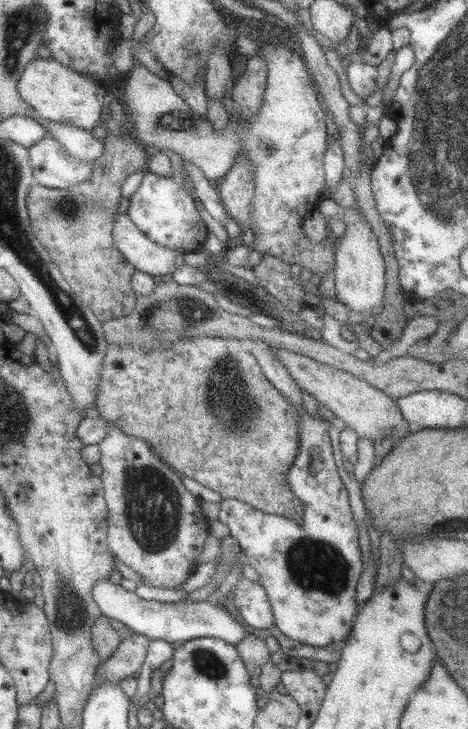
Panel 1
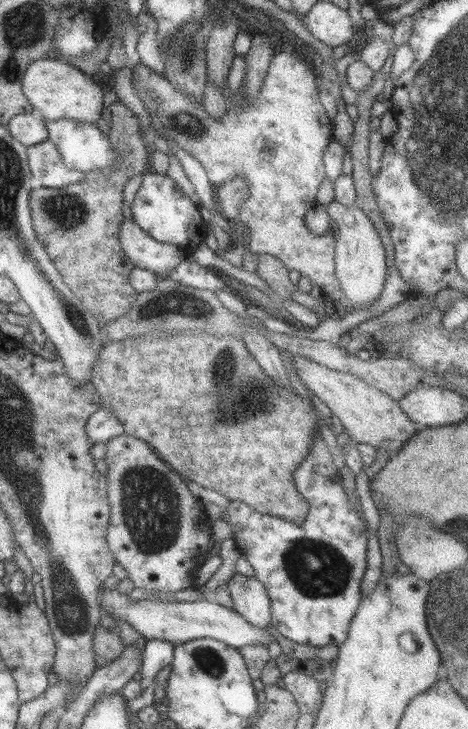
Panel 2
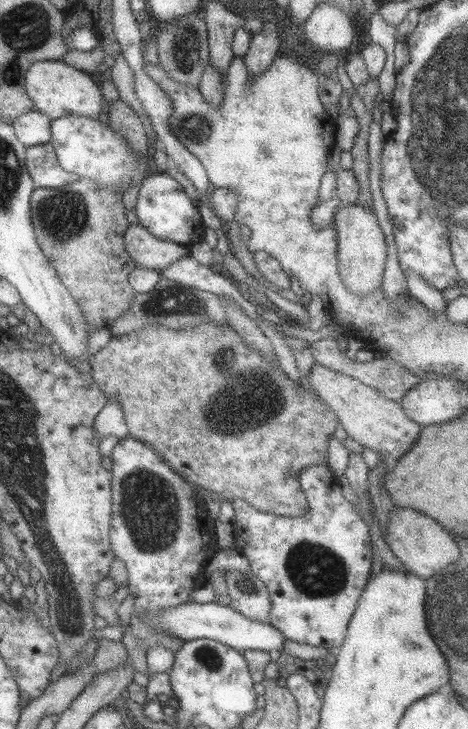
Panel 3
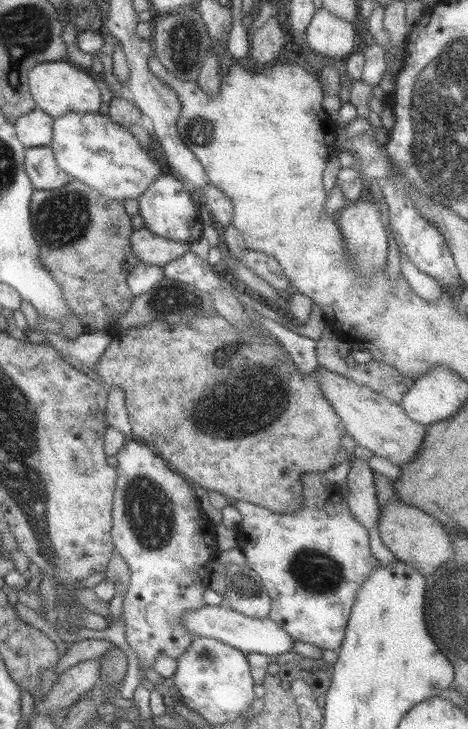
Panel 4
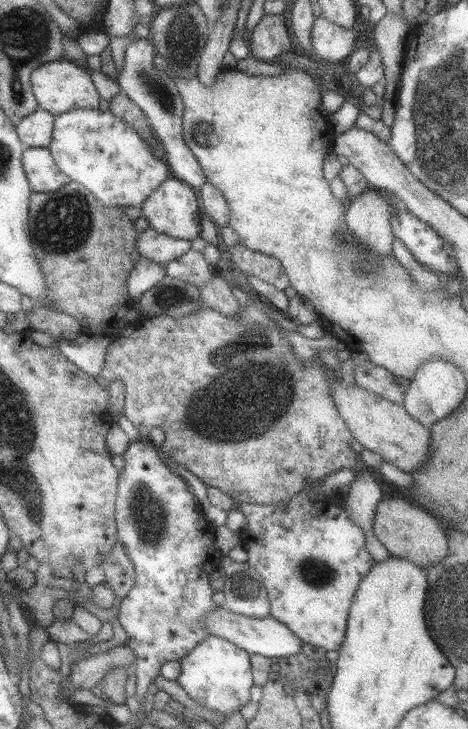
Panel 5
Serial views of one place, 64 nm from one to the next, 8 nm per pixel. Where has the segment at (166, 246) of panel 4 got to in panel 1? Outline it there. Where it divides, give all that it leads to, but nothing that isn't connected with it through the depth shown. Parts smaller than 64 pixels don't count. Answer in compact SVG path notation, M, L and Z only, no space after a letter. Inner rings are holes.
M125 214L115 218L111 236L115 248L133 268L156 279L173 274L184 264L183 254L151 242Z

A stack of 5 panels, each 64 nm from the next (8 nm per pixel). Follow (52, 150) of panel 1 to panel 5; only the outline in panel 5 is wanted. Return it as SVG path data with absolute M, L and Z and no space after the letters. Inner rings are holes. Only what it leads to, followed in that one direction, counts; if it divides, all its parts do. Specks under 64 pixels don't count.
M27 147L22 167L32 192L53 192L70 181L57 168L47 148Z

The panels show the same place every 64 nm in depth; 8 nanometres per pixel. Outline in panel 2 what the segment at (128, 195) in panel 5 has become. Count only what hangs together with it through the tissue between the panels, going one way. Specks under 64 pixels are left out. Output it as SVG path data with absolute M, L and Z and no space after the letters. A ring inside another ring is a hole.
M60 119L45 121L45 128L48 131L47 139L55 146L68 169L80 170L86 174L89 171L97 173L112 167L117 158L115 149L109 145L109 136L99 132L96 123Z

